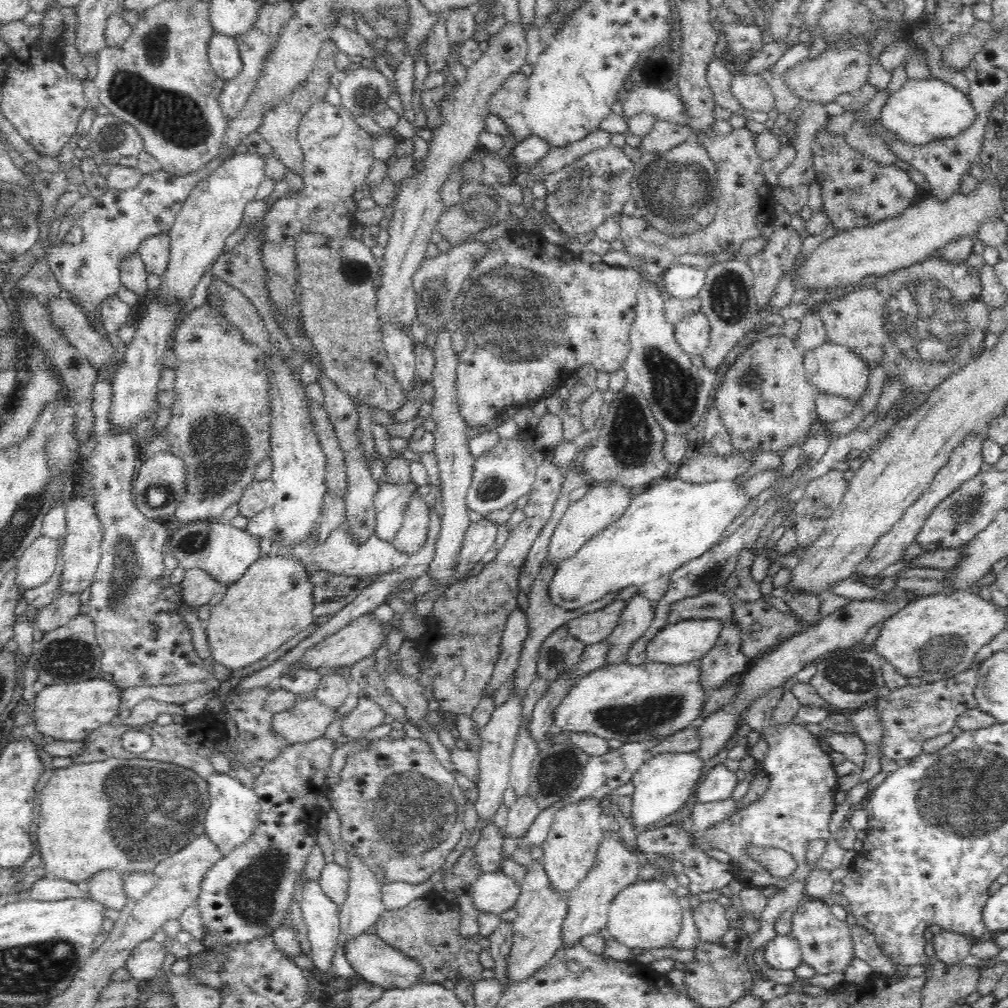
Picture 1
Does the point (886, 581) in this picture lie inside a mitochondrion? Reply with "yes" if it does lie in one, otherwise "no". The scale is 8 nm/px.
no

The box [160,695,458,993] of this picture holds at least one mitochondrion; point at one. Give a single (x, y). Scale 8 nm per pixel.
(255, 894)

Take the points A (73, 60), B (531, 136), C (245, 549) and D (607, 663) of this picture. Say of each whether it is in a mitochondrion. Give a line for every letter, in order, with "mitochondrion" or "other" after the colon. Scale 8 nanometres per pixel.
A: other
B: other
C: other
D: other

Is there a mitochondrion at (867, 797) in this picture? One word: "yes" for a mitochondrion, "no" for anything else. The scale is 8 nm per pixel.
no

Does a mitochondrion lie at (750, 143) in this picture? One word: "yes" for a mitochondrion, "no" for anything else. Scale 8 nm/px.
no

